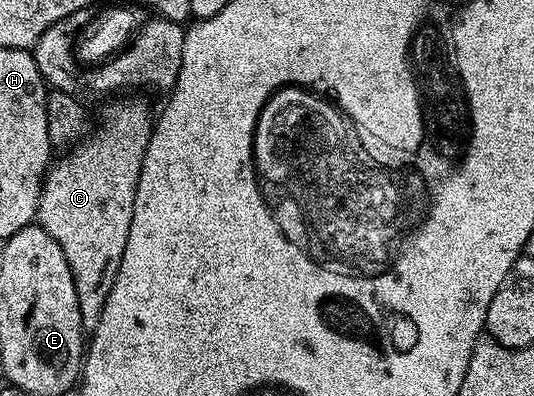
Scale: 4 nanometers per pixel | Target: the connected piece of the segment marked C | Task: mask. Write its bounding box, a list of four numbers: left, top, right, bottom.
[36,96,155,329]

